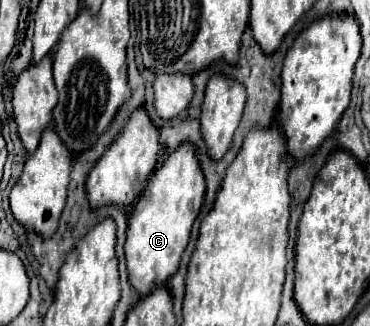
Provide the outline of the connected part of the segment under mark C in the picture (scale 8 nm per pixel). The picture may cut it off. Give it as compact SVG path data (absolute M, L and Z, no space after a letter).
M183 143L183 147L177 147L175 153L171 153L163 161L163 165L153 171L129 213L129 229L125 241L127 273L131 285L141 295L147 295L159 285L165 285L169 277L177 271L179 259L191 235L193 221L201 211L203 195L205 183L197 151L195 147L187 147L187 143Z

